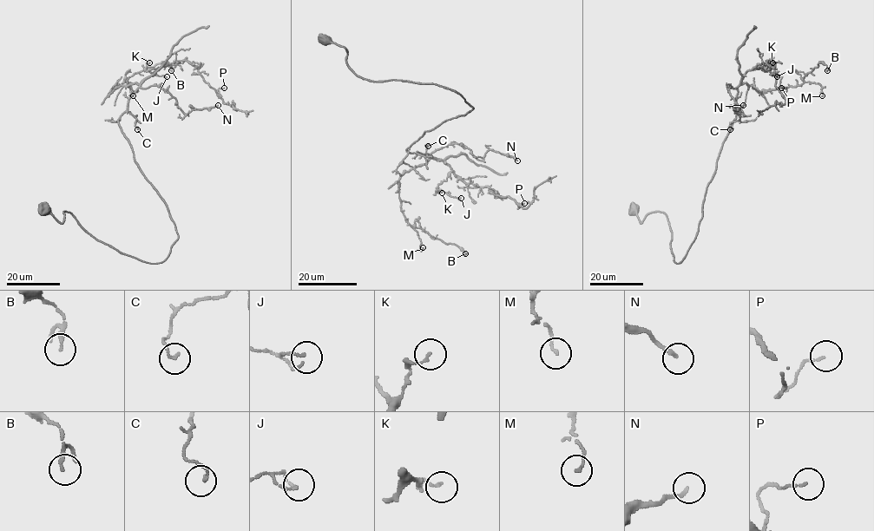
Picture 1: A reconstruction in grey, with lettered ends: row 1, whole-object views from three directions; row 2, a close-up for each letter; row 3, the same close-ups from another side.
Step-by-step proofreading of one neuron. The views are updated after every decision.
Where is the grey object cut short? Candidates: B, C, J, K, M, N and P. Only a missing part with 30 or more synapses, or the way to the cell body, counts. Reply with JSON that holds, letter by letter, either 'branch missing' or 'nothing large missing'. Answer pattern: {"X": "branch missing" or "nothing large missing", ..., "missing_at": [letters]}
{"B": "nothing large missing", "C": "nothing large missing", "J": "nothing large missing", "K": "nothing large missing", "M": "nothing large missing", "N": "nothing large missing", "P": "nothing large missing", "missing_at": []}

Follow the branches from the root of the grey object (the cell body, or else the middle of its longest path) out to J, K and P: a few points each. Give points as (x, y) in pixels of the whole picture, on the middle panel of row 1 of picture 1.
J: (325, 38), (345, 48), (359, 77), (436, 84), (473, 108), (407, 148), (448, 165), (437, 188), (461, 198)
K: (325, 38), (345, 48), (347, 65), (359, 77), (436, 84), (473, 108), (407, 148), (450, 167), (442, 193)
P: (325, 38), (359, 77), (456, 91), (473, 108), (407, 150), (524, 203)

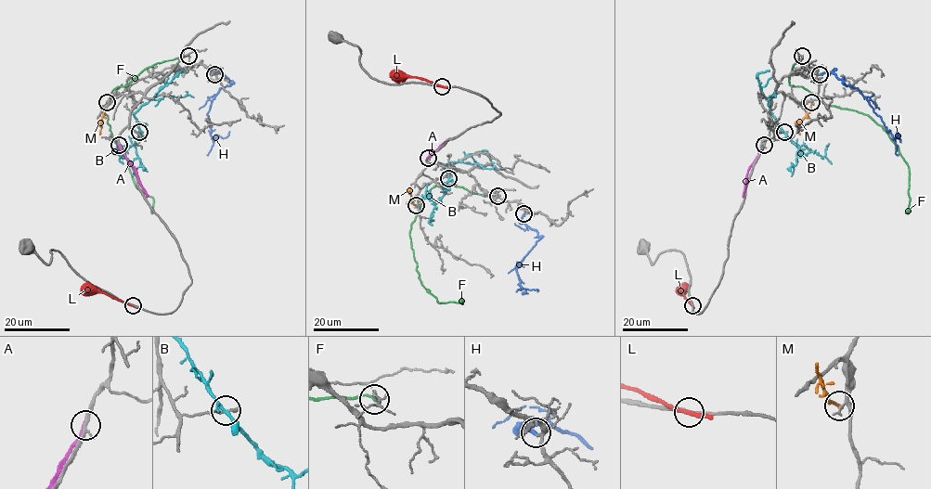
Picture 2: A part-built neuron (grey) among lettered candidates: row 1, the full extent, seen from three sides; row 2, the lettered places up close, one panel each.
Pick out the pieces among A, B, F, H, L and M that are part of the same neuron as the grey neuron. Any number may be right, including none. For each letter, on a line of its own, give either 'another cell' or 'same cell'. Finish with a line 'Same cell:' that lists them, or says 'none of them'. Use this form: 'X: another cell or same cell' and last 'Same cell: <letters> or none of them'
A: another cell
B: another cell
F: another cell
H: same cell
L: another cell
M: another cell
Same cell: H

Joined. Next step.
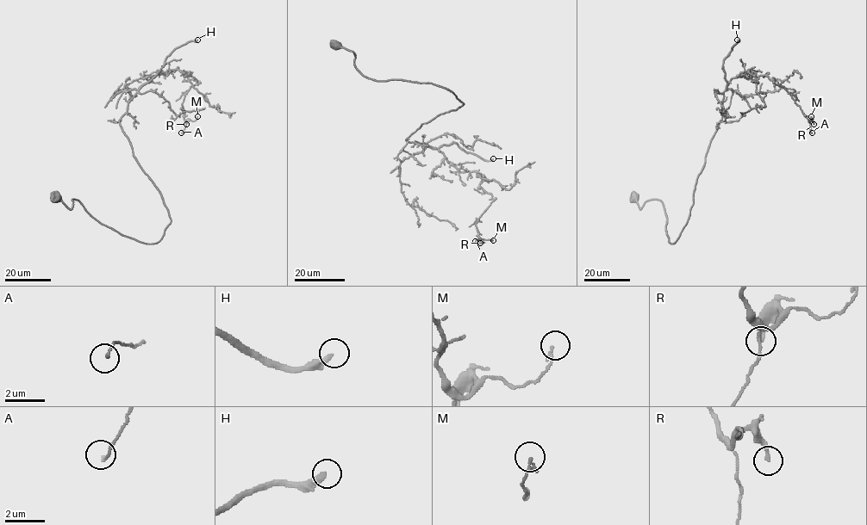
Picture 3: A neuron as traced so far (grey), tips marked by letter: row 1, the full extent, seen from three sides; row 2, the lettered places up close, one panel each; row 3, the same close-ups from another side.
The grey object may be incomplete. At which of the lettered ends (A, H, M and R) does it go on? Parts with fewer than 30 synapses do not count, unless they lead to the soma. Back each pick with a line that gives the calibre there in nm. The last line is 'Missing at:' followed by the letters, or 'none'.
H: 300 nm thick
Missing at: H

